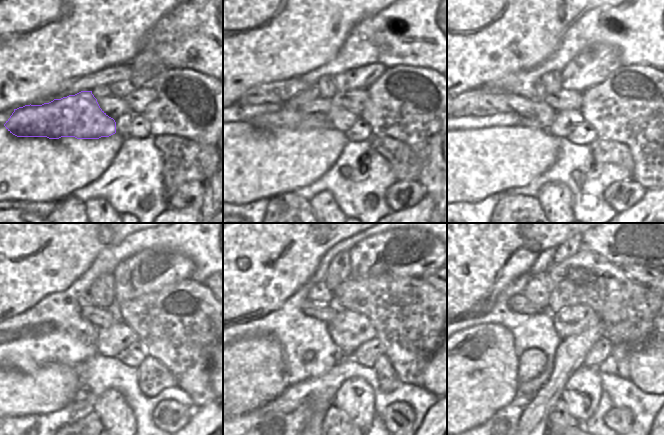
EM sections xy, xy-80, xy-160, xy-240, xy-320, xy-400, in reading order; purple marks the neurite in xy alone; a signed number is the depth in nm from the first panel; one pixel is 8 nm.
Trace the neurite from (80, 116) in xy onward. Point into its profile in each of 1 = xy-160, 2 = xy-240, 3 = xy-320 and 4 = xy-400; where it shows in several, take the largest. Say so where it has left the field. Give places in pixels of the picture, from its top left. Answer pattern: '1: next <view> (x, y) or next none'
1: next xy-160 (540, 90)
2: next xy-240 (85, 300)
3: next xy-320 (319, 294)
4: next xy-400 (536, 291)

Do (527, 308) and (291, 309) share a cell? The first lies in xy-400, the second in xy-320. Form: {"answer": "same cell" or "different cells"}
{"answer": "different cells"}

